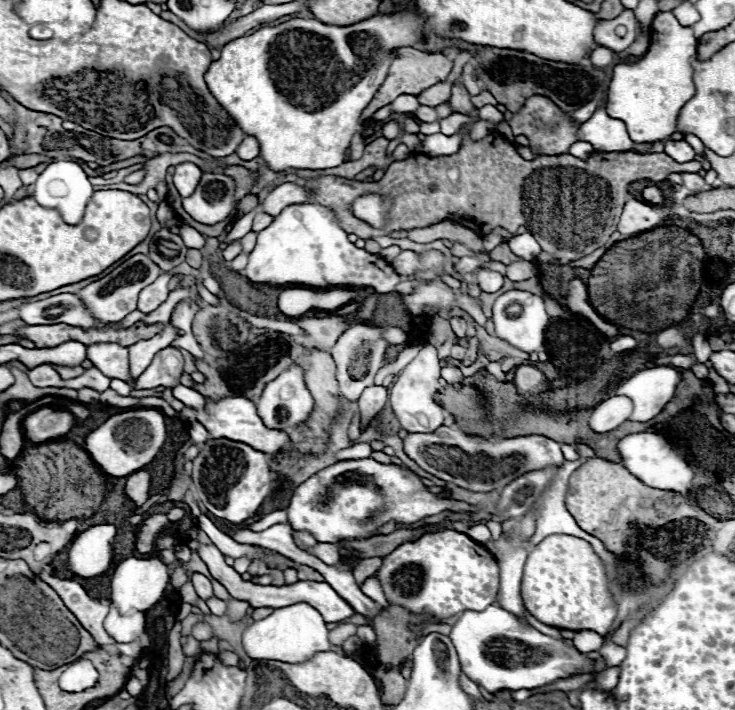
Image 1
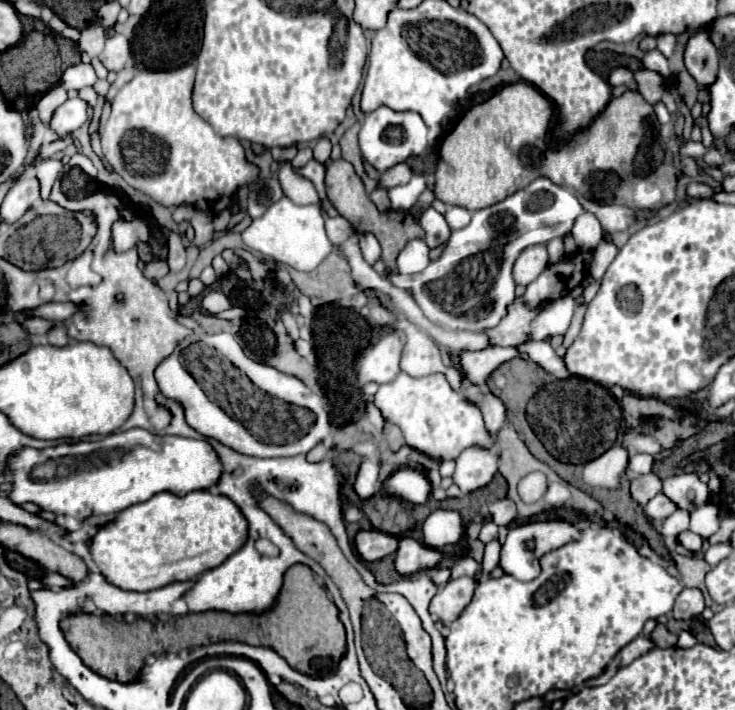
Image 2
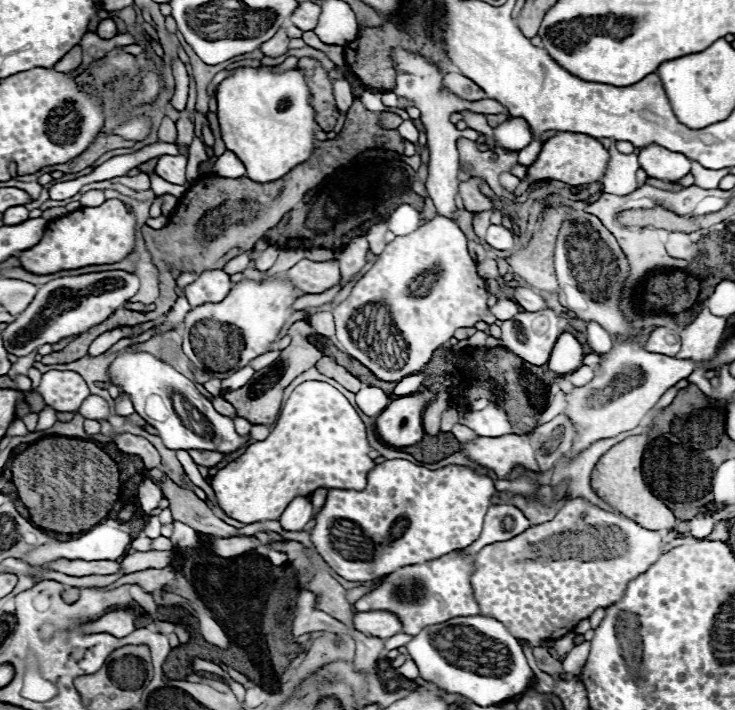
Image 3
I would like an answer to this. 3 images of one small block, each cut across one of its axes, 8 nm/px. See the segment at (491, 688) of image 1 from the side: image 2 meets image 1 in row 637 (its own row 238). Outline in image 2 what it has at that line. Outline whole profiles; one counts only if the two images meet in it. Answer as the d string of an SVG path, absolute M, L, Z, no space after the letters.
M536 178L502 202L476 210L472 222L462 230L452 230L442 256L418 276L402 276L386 268L386 278L396 288L412 290L416 304L434 324L450 330L482 332L496 326L506 314L506 306L514 300L512 264L518 254L526 246L546 244L556 236L564 236L582 212L570 188L556 186L548 178Z

